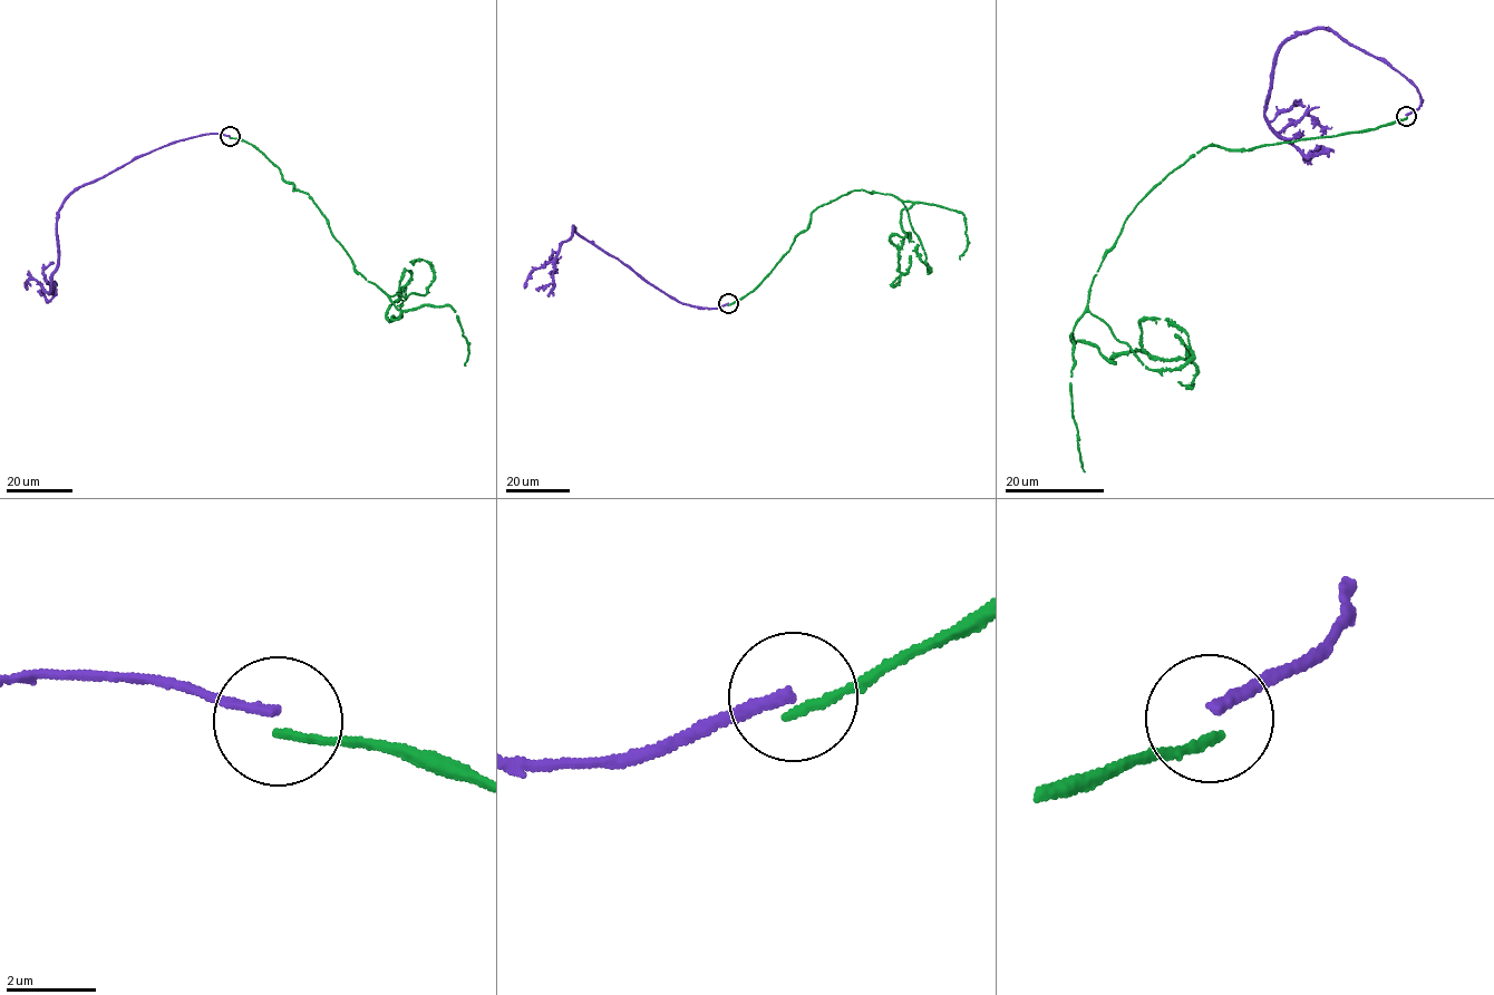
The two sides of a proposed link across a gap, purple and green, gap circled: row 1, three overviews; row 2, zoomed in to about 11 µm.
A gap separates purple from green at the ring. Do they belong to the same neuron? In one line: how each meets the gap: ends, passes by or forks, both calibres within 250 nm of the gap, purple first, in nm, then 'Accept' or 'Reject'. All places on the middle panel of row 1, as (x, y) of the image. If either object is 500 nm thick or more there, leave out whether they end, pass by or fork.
At the ring purple ends. At the ring green ends. Thickness 240 nm (purple) against 200 nm. Reject

